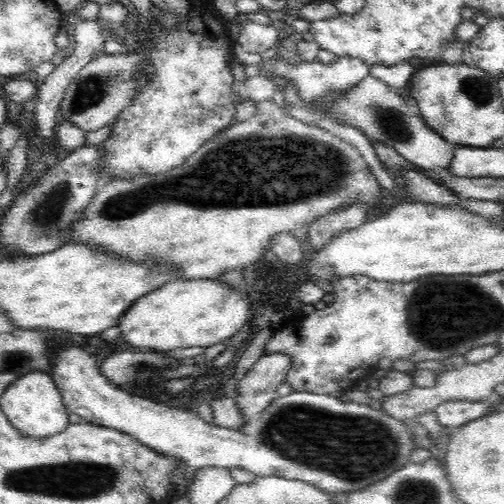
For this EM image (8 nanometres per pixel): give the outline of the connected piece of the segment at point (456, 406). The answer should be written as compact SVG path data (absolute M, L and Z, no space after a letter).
M490 398L481 401L446 401L441 402L434 410L439 424L450 429L462 426L468 421L476 420L481 416L488 415L492 402Z

